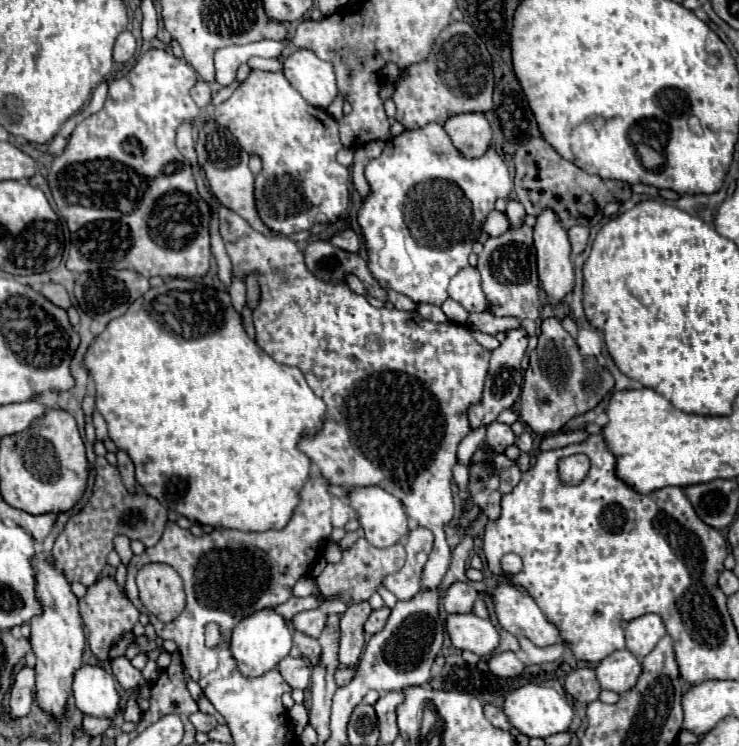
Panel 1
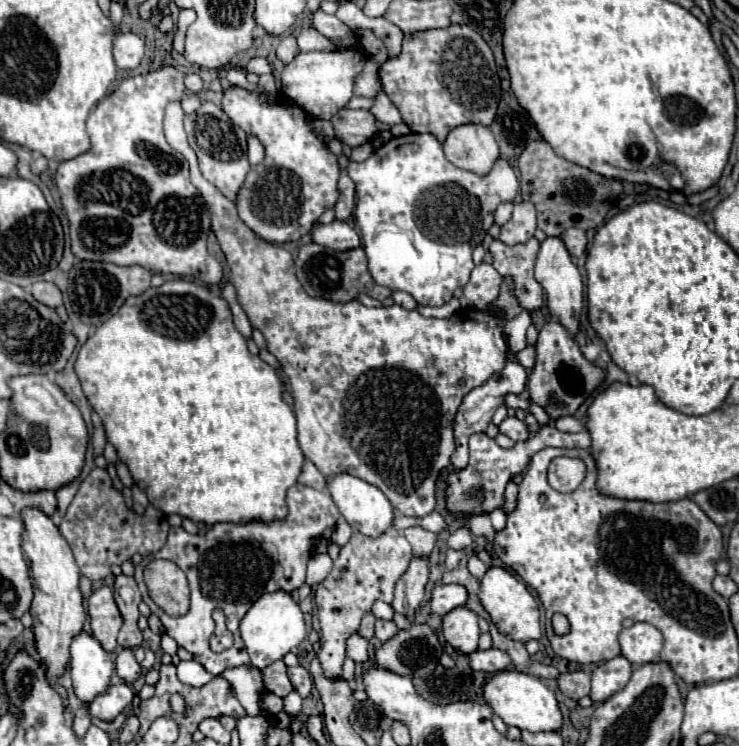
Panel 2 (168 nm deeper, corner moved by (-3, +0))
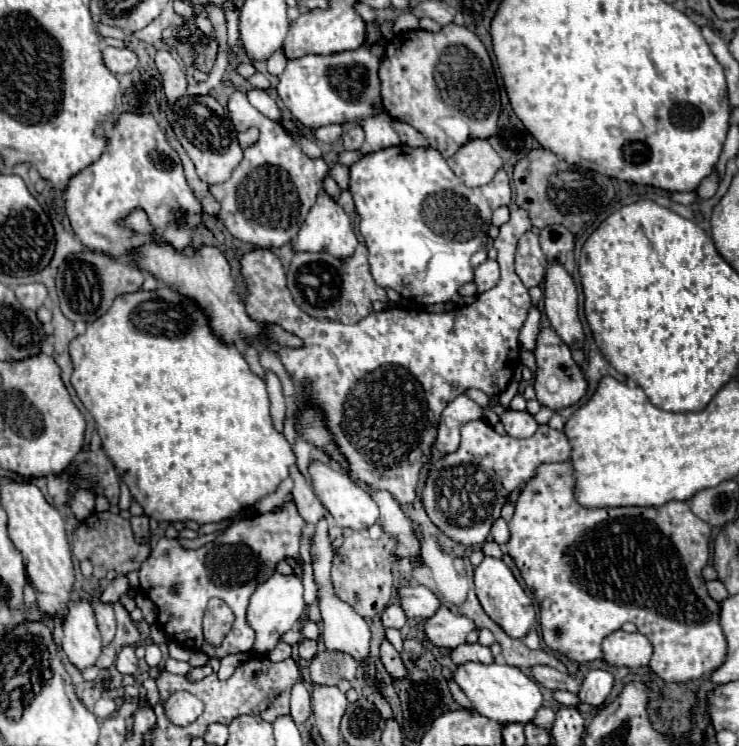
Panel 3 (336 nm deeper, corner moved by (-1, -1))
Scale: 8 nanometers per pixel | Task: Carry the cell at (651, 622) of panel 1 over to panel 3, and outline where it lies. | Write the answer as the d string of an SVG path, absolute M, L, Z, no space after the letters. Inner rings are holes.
M613 631L603 641L603 659L613 667L645 667L653 655L651 641L641 633Z

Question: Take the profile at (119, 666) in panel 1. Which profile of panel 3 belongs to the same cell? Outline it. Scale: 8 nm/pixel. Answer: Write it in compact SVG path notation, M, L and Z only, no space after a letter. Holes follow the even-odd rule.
M131 645L127 647L121 647L119 655L117 655L117 671L123 673L123 675L135 675L137 671L137 657L135 657L135 649Z

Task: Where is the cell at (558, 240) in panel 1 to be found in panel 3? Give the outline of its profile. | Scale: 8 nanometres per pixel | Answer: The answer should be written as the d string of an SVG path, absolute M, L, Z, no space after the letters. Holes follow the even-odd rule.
M551 261L551 265L547 267L543 293L545 293L543 311L551 327L571 349L583 347L585 335L583 325L579 323L577 287L573 277L559 261Z

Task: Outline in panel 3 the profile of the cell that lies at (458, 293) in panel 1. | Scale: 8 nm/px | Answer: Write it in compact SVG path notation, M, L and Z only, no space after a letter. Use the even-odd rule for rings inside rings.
M487 259L483 265L479 265L475 269L475 279L473 281L477 285L477 293L489 291L499 281L499 265L497 265L497 261Z

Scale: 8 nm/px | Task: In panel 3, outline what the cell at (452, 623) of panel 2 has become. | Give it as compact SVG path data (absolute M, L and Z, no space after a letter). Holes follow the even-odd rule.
M439 607L439 611L425 621L425 637L433 641L433 645L447 649L455 649L465 643L473 629L475 623L469 617L457 615L447 607Z

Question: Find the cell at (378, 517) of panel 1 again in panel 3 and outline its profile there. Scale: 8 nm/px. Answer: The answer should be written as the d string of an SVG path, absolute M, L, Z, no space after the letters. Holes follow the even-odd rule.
M321 459L311 461L309 475L311 475L311 483L315 487L317 497L327 507L327 511L331 513L331 517L333 517L337 527L349 527L349 529L363 531L363 529L369 529L371 525L377 523L377 519L379 519L379 505L375 503L371 493L361 489L353 479L349 479L347 475L343 475L339 471L329 469Z

